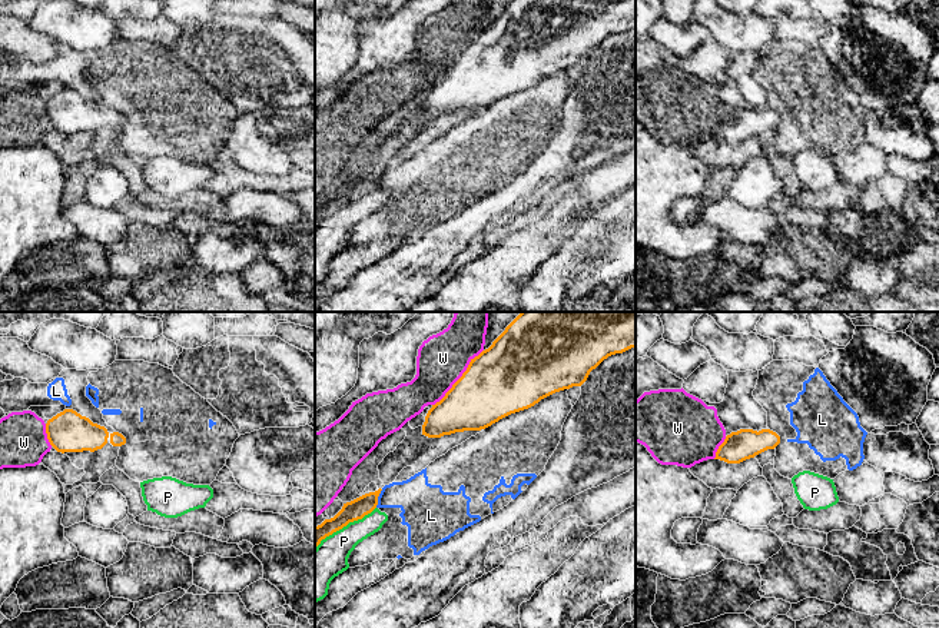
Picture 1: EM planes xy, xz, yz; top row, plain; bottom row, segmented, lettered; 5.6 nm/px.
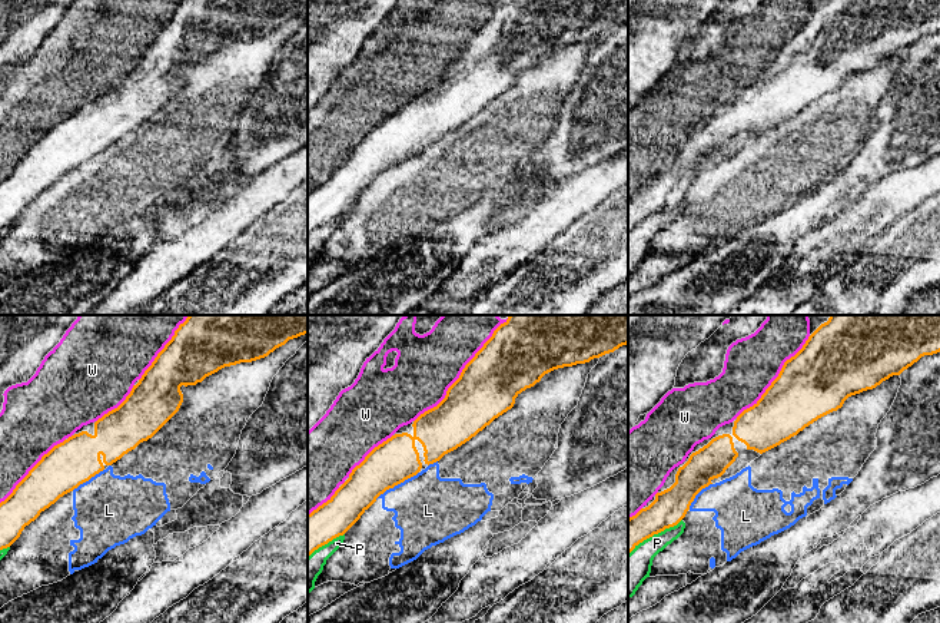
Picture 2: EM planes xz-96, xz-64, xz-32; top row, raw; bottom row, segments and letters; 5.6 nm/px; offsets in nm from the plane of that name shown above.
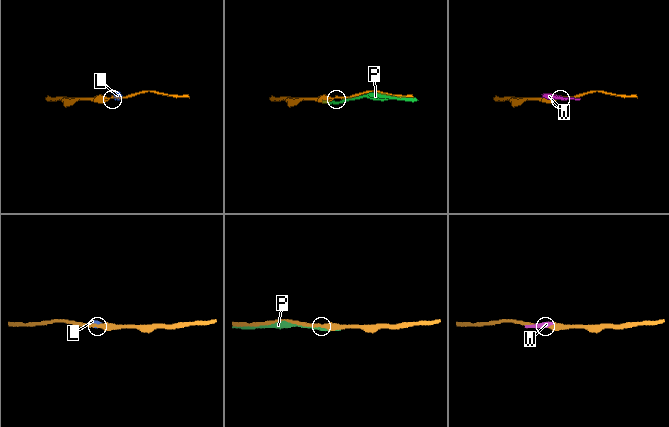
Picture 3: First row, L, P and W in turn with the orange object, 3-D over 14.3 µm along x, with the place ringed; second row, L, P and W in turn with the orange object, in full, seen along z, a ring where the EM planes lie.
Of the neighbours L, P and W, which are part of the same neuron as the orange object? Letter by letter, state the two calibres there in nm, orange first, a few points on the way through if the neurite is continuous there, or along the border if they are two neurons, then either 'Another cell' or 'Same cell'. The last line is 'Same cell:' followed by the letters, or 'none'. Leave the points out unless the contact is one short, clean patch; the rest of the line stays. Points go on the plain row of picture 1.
L: Thickness 120 nm (orange) against 240 nm. Another cell
P: Thickness 120 nm (orange) against 200 nm. Another cell
W: Thickness 400 nm (orange) against 280 nm. Another cell
Same cell: none

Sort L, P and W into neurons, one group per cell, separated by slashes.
L / P / W

